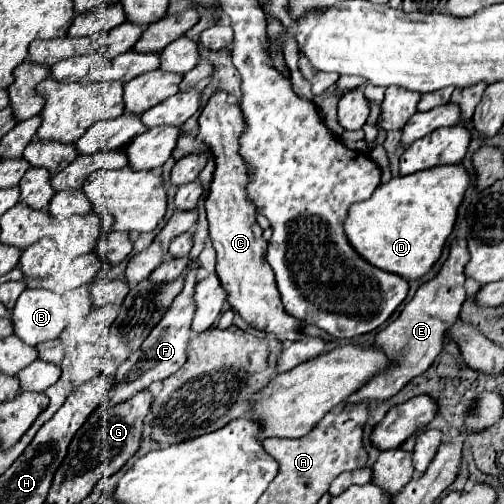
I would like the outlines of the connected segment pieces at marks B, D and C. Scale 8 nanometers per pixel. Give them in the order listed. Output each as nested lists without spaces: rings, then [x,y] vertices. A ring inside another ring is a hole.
[[[26,289],[12,309],[12,323],[26,345],[56,339],[68,325],[66,299],[48,289]]]
[[[440,165],[436,169],[426,169],[422,173],[394,177],[388,183],[382,183],[370,199],[354,203],[348,209],[348,215],[344,221],[344,233],[350,241],[350,245],[354,247],[354,251],[366,263],[370,263],[382,271],[400,275],[406,281],[420,279],[438,261],[438,257],[444,249],[444,243],[446,243],[448,235],[452,233],[458,205],[462,203],[462,197],[468,189],[468,183],[470,183],[470,177],[462,165]]]
[[[216,91],[202,109],[198,123],[198,139],[206,141],[216,157],[216,171],[210,185],[210,195],[206,199],[206,213],[210,239],[218,259],[216,275],[222,283],[222,289],[226,291],[226,301],[230,303],[232,311],[236,311],[250,327],[272,333],[278,341],[296,341],[298,333],[302,331],[302,323],[296,317],[290,317],[280,301],[274,271],[264,259],[268,243],[264,241],[262,229],[256,223],[256,207],[250,197],[246,197],[246,163],[238,153],[242,111],[234,99],[228,101],[224,91]]]

